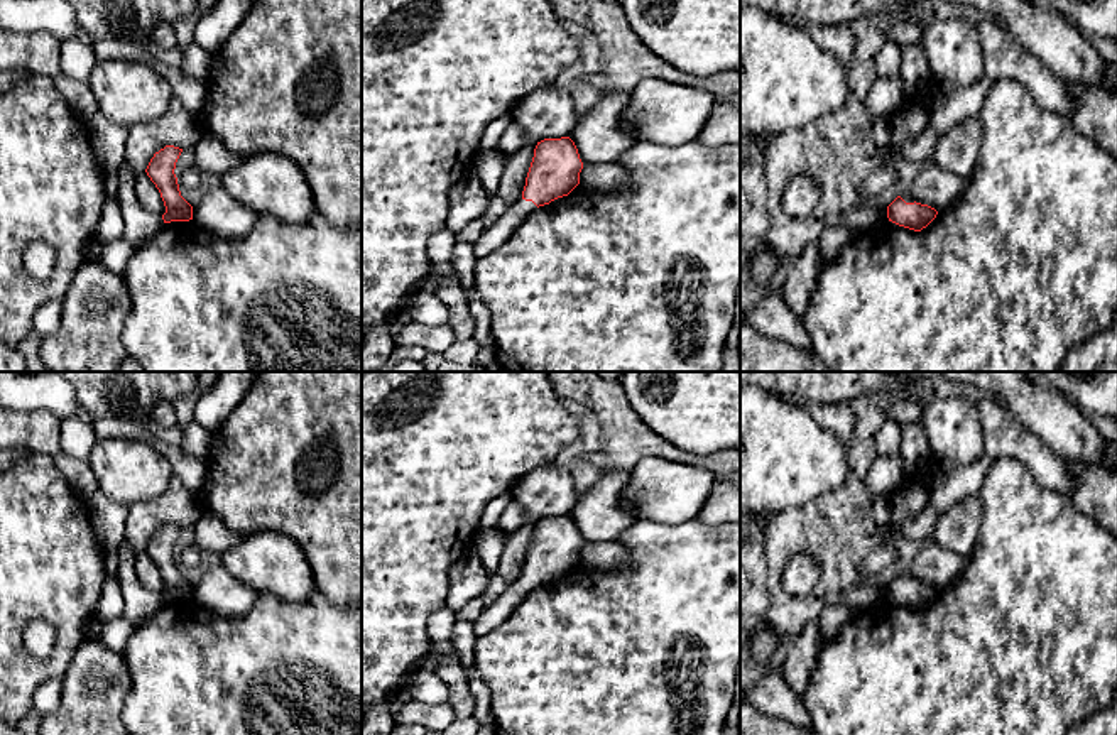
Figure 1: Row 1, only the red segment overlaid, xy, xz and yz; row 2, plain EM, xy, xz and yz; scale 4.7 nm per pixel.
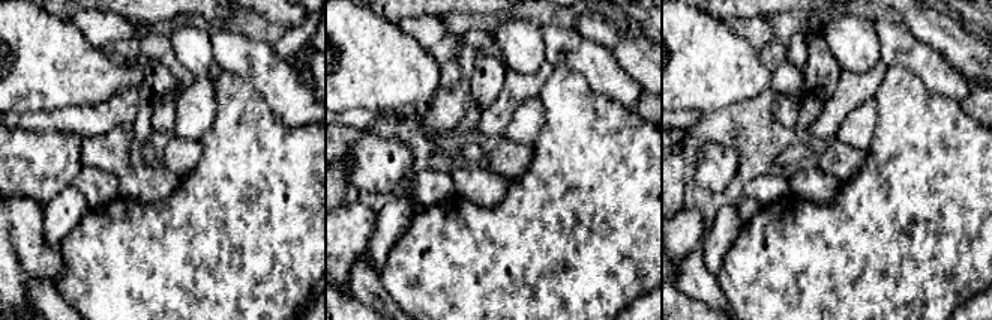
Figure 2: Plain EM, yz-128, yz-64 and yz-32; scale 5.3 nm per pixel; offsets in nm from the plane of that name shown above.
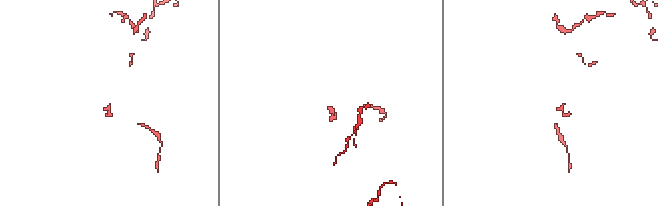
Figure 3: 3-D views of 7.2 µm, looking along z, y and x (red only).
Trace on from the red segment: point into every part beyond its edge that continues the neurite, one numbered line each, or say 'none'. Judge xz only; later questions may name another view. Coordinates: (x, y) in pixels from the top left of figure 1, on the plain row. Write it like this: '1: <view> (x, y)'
1: xz (501, 609)

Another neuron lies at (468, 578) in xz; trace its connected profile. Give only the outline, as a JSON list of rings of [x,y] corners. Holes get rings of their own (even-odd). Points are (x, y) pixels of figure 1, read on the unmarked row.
[[[471,549],[450,571],[450,590],[444,605],[458,613],[466,602],[483,595],[490,580],[488,569]]]

